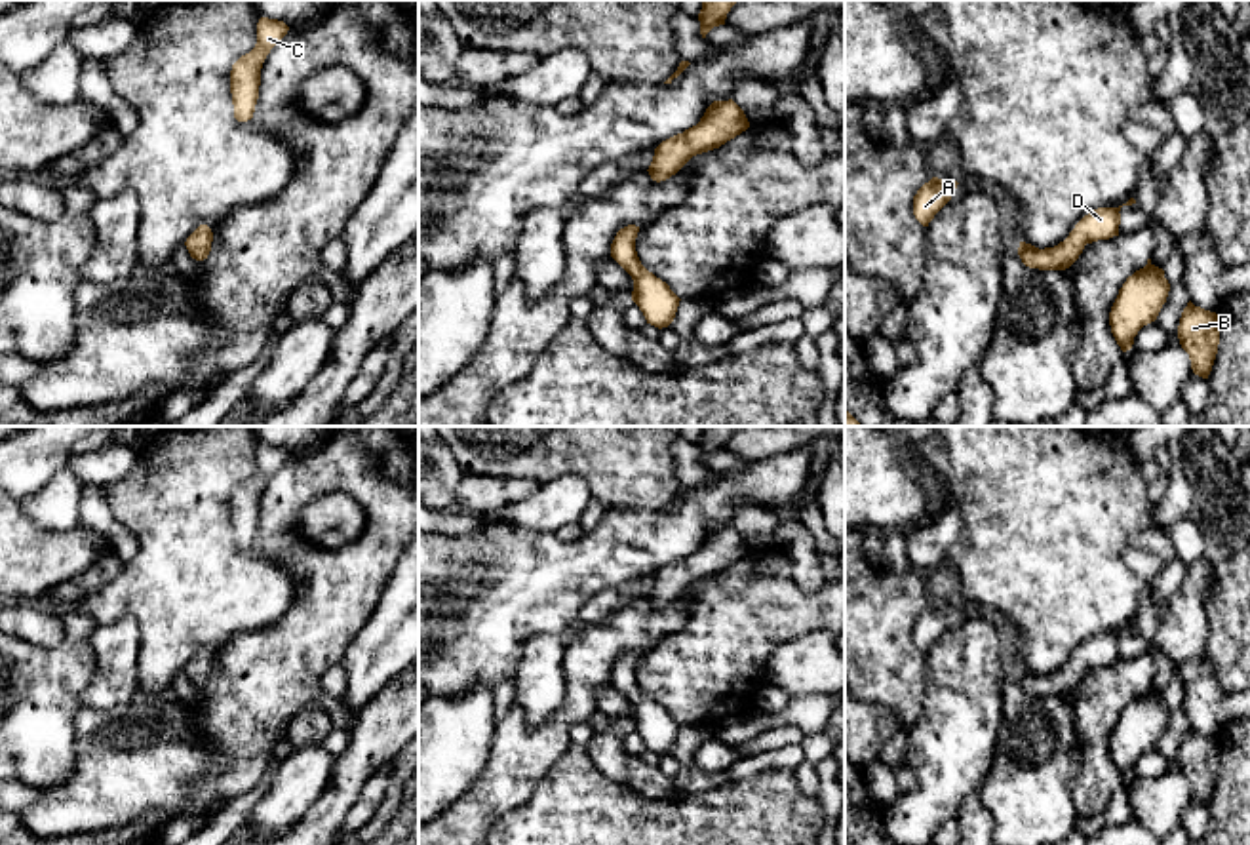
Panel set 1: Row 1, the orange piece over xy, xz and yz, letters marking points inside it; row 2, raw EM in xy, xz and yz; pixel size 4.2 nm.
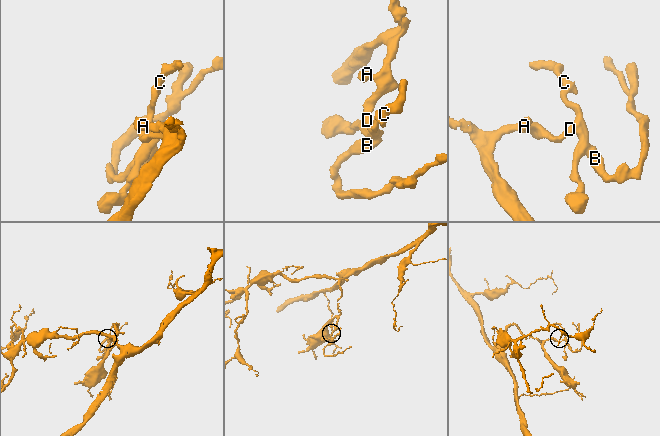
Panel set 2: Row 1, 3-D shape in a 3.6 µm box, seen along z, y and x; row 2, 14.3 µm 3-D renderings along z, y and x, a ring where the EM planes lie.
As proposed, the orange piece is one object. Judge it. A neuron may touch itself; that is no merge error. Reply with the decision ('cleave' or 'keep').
keep

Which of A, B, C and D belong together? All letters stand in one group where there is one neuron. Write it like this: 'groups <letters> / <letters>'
groups A B C D

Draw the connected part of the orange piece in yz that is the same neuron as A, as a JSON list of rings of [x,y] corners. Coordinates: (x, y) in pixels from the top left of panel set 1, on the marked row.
[[[932,177],[913,196],[913,215],[923,225],[934,219],[934,215],[951,200],[957,181]]]

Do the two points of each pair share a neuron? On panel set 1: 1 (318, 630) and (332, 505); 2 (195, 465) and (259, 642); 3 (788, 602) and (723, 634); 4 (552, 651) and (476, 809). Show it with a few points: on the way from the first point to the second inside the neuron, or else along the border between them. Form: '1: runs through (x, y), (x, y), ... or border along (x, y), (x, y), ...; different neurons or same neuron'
1: border along (366, 524), (335, 549), (311, 545), (295, 531); different neurons
2: border along (292, 602), (273, 623), (240, 630), (217, 653); different neurons
3: runs through (773, 608), (752, 608), (739, 619); same neuron
4: border along (564, 689), (562, 703), (537, 726), (514, 703); different neurons

